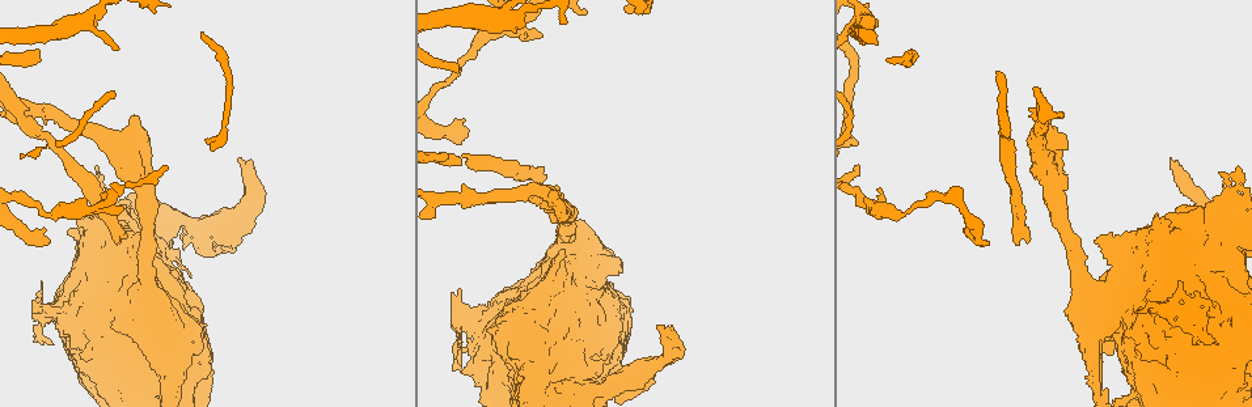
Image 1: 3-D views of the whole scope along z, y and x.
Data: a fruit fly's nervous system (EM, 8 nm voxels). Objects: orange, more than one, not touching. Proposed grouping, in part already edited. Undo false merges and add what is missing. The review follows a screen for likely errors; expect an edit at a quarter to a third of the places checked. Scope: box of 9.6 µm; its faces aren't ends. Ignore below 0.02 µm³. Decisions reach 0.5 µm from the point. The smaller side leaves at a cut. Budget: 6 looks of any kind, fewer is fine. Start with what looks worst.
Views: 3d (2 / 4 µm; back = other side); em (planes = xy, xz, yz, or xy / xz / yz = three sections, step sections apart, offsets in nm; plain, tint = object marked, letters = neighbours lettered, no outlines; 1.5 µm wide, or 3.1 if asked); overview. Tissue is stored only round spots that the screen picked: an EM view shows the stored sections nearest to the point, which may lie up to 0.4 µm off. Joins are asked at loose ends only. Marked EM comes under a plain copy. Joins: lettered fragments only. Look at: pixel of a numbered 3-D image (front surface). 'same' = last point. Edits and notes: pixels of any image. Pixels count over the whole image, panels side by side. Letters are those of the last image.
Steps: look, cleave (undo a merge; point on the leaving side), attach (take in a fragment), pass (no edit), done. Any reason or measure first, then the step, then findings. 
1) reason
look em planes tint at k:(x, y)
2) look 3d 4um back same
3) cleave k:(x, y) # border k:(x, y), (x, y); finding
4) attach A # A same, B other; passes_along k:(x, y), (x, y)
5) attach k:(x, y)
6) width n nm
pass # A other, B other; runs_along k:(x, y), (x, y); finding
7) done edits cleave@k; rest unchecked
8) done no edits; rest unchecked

long arm stops here
look em planes letters at 1:(537, 180)

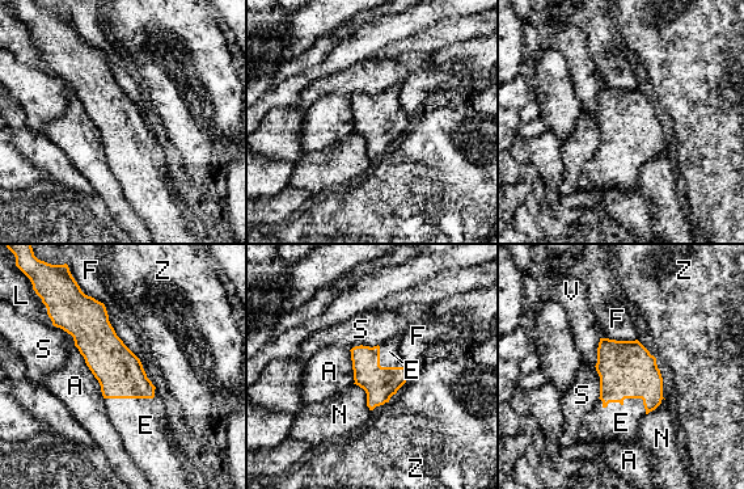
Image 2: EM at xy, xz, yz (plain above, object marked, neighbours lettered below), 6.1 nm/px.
longest_contact F 600 nm
attach E # A other, E same, F other, L other, N other, S other, V other, Z other; passes_along 2:(626, 369), (625, 397), (621, 422); the neuron continues

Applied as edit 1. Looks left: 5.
look overview

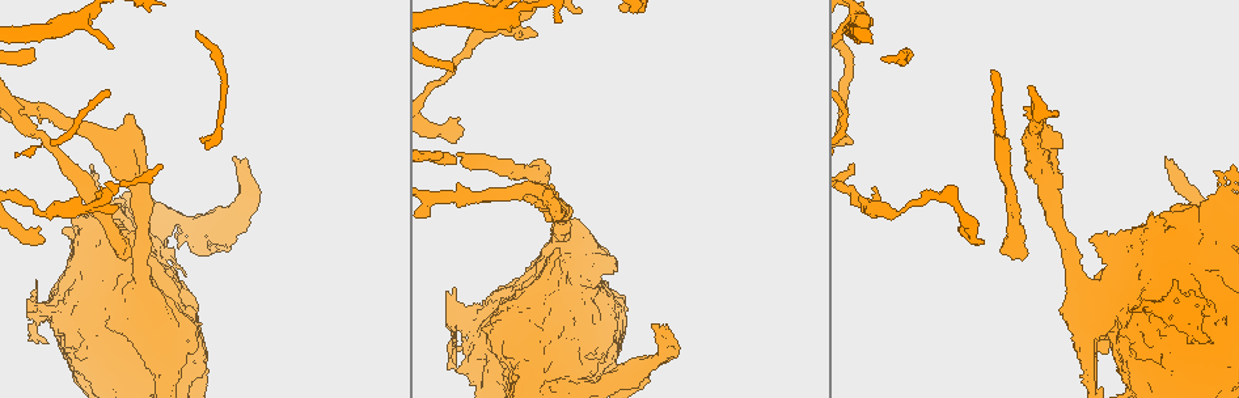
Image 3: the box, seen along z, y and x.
sudden change in width
look 3d 4um at 3:(122, 151)

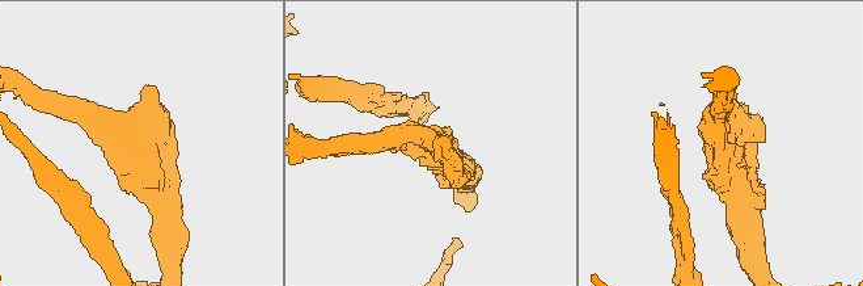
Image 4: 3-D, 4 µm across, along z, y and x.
look em planes letters at 4:(719, 147)

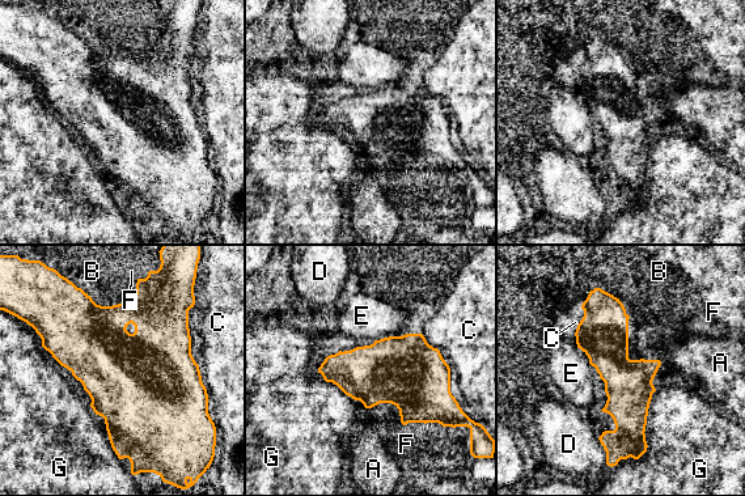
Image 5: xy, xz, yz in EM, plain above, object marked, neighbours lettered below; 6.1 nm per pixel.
width 300 nm; longest_contact C 480 nm
pass # A other, B other, C other, D other, E other, F other, G other; one neuron here

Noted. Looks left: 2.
an open end
look 3d 2um at 3:(534, 30)

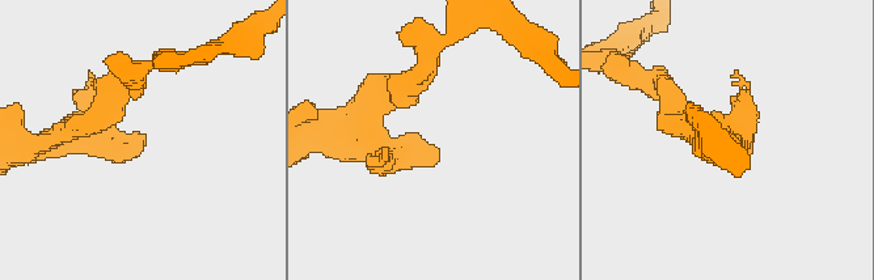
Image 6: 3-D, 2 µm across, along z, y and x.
now the EM
look em xy step 8 letters at 6:(142, 135)

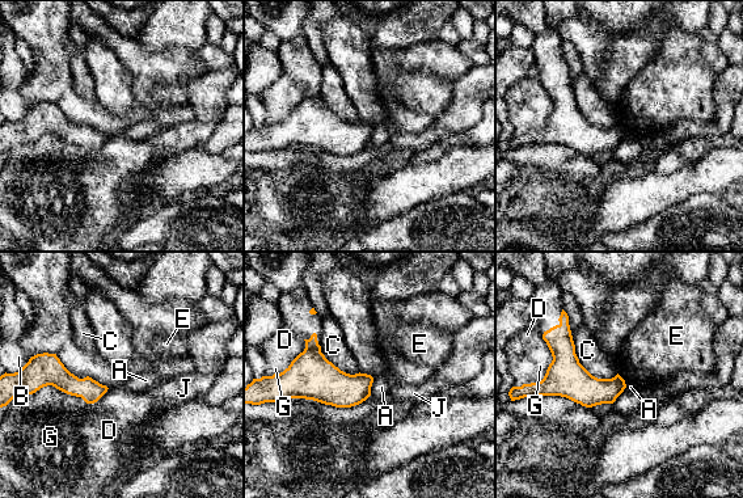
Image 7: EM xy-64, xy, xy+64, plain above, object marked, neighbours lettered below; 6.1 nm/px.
pass # A other, B other, C other, D other, E other, G other, J other; border 7:(374, 378), (370, 395); no lettered fragment goes on from it

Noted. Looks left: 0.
done edits attach@2; rest unchecked

